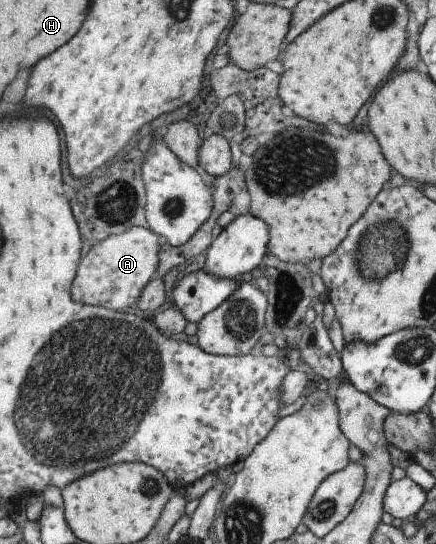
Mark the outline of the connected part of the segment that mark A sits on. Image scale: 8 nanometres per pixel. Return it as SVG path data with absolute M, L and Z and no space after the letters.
M134 226L122 234L108 236L82 257L78 283L74 283L74 299L112 311L136 307L145 287L158 271L161 251L160 237L149 227Z

